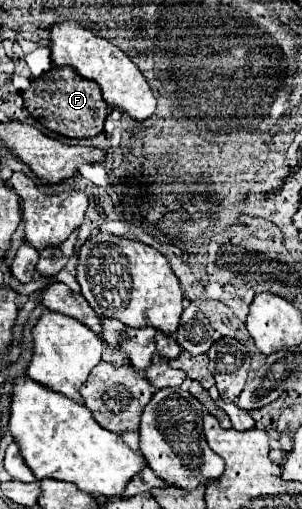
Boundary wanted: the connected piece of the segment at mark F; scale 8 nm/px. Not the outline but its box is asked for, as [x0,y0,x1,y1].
[21,67,109,139]

